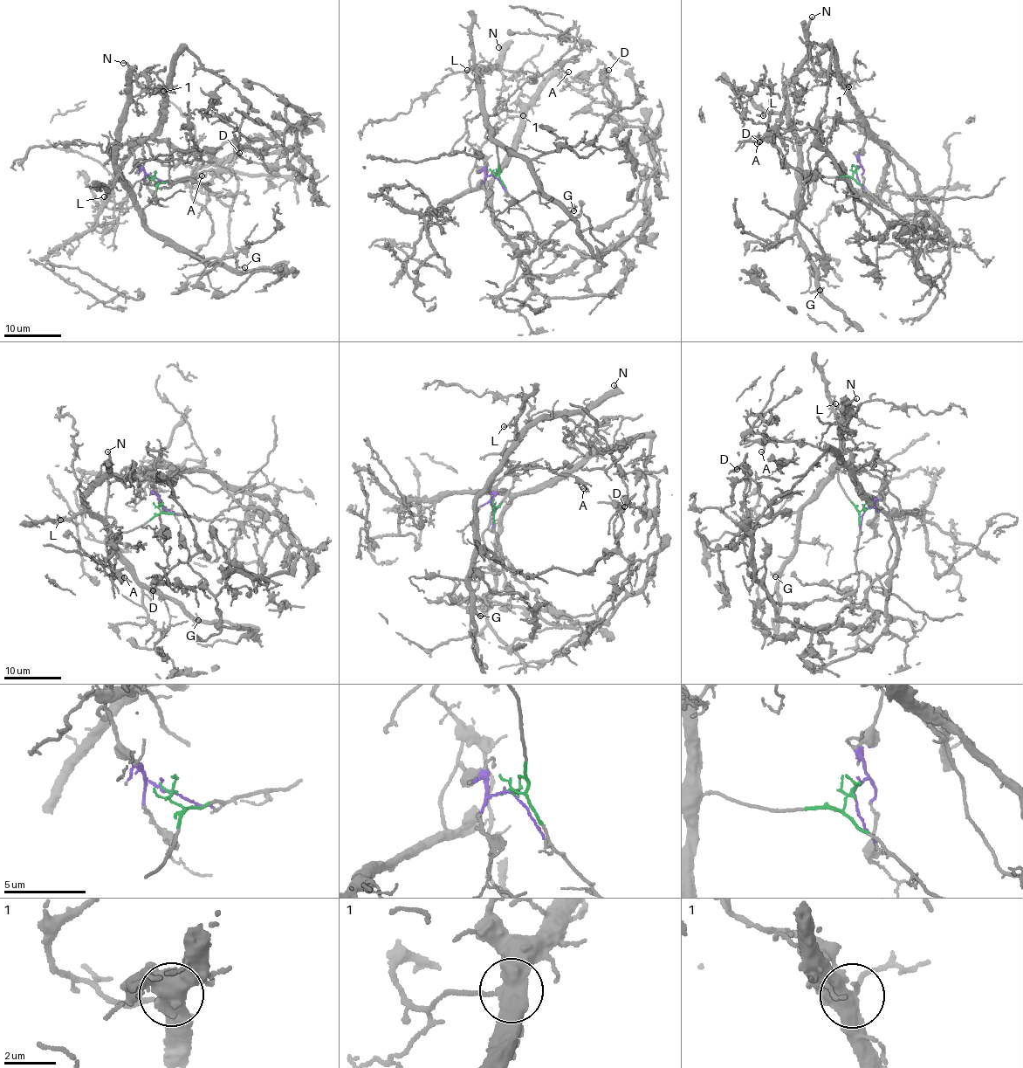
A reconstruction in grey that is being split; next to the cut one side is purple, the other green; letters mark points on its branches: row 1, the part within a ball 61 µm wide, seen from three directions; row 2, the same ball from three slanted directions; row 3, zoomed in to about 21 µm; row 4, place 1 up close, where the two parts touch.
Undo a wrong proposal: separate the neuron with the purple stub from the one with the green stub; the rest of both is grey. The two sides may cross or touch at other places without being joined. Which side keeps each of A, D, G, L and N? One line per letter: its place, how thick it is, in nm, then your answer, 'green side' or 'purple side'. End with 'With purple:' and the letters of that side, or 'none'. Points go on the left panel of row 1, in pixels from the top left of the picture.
A: at (202, 175); 110 nm thick; green side
D: at (239, 153); 120 nm thick; purple side
G: at (244, 267); 110 nm thick; green side
L: at (104, 196); 130 nm thick; green side
N: at (123, 63); 130 nm thick; green side
With purple: D

